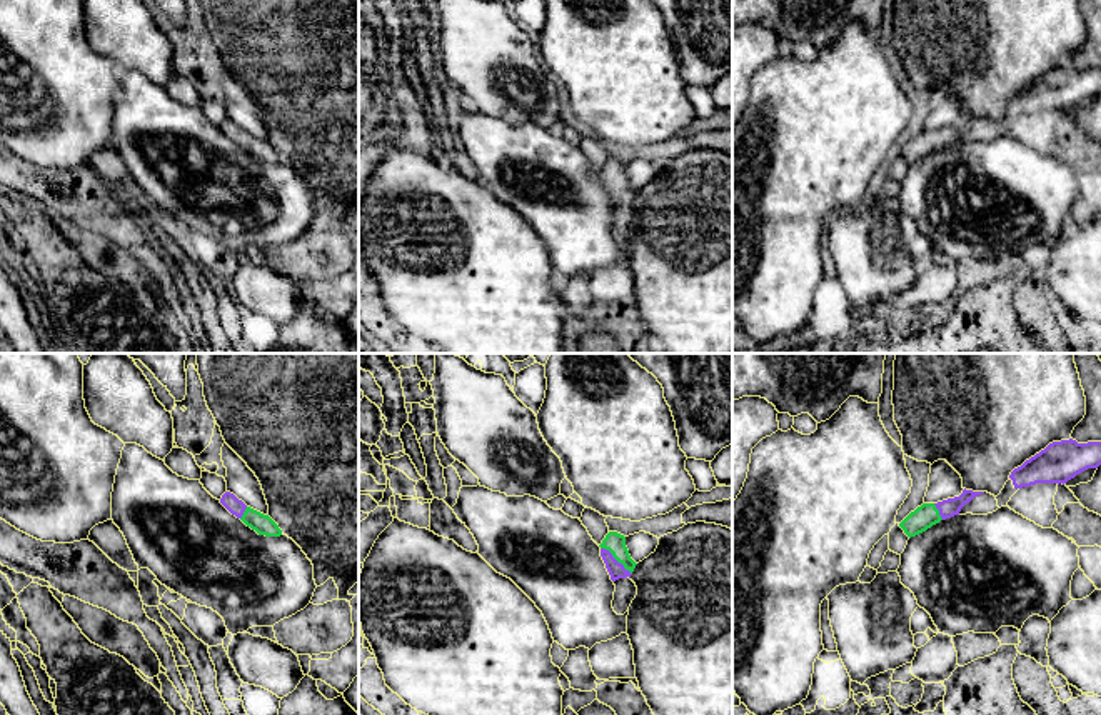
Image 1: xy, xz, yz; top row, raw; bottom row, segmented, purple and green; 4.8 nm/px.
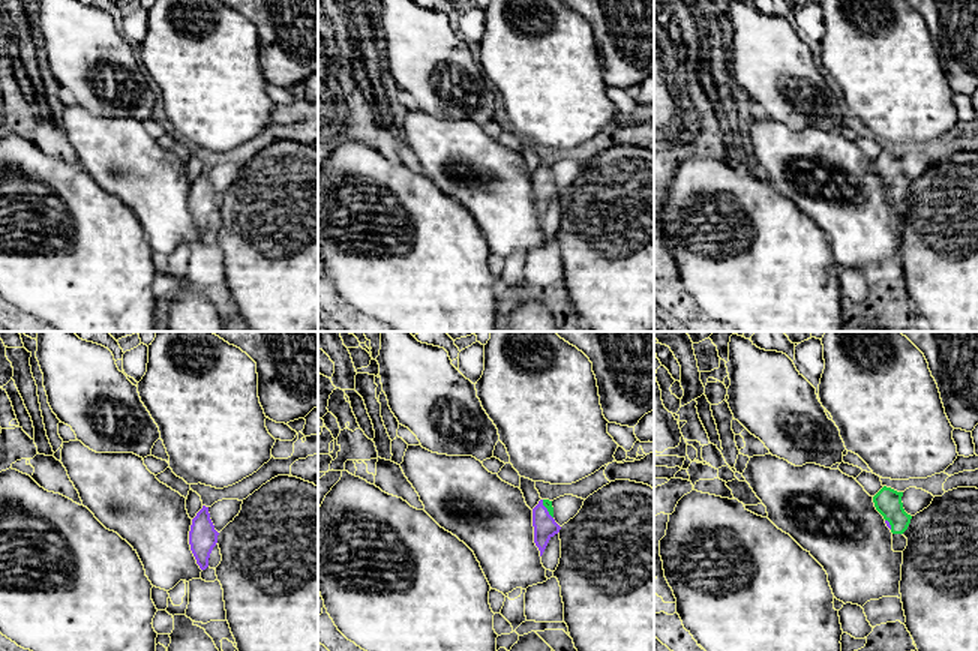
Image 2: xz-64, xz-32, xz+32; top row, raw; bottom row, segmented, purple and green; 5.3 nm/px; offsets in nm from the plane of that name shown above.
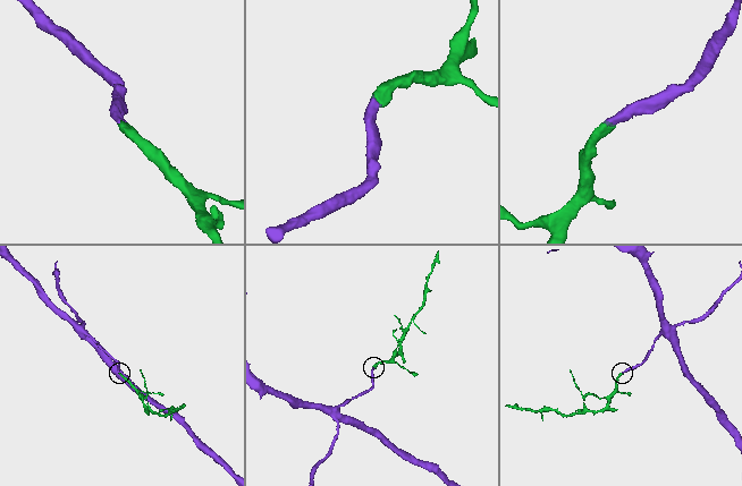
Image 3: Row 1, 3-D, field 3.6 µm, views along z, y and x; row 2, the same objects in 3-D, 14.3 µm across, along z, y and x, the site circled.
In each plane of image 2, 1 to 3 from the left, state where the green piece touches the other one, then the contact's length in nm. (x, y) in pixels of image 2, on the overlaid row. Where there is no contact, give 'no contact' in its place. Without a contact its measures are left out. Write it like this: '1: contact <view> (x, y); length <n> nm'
1: no contact
2: contact xz-32 (546, 509); length 120 nm
3: contact xz+32 (888, 524); length 70 nm

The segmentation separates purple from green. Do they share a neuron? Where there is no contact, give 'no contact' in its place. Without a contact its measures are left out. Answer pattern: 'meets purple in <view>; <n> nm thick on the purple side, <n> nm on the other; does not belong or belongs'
meets purple in xz; 80 nm thick on the purple side, 100 nm on the other; belongs

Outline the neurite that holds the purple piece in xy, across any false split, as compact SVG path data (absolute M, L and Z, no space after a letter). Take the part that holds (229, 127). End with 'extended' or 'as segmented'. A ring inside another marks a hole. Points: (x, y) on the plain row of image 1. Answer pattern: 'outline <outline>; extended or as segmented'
outline M225 118L220 125L220 130L237 145L240 145L247 153L255 157L259 162L265 163L280 163L282 157L279 152L269 143L250 133L247 133L242 127L239 127L234 120Z; extended

